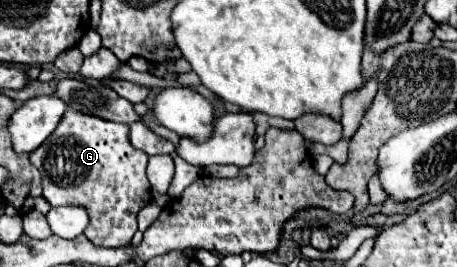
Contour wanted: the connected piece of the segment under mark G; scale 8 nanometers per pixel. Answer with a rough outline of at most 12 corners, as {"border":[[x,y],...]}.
{"border":[[68,108],[30,154],[50,206],[128,246],[150,204],[130,126]]}

